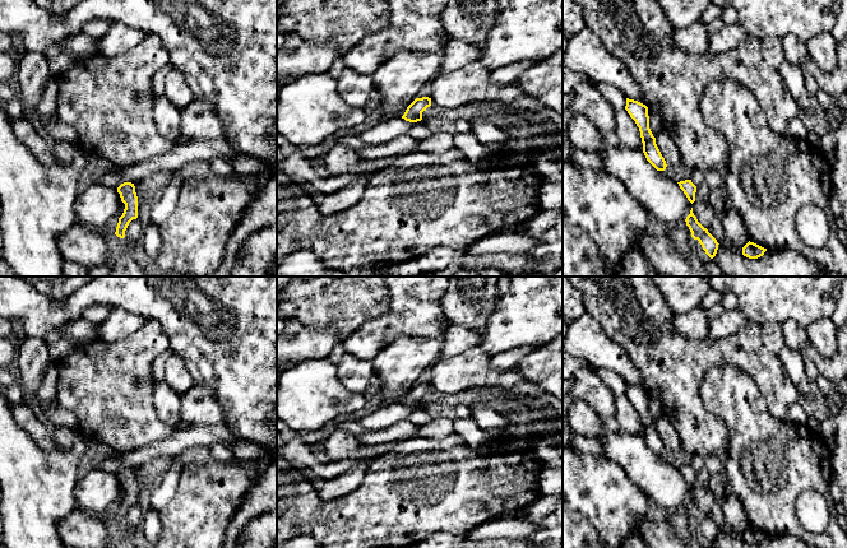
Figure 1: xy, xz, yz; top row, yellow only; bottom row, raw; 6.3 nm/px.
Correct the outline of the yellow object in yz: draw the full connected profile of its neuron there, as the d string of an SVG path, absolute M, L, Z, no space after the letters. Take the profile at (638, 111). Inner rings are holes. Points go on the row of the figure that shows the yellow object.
M626 98L625 110L630 117L635 121L640 131L640 138L643 143L643 153L647 161L657 169L665 171L667 164L662 157L657 144L656 138L653 136L649 129L649 116L648 107L638 101Z

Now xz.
M422 97L416 98L406 110L402 119L409 122L417 122L422 120L422 112L431 106L431 98Z

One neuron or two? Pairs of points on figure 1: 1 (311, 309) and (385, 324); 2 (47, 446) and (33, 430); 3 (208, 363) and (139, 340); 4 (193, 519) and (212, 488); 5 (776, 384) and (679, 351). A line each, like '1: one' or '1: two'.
1: two
2: one
3: two
4: one
5: one

